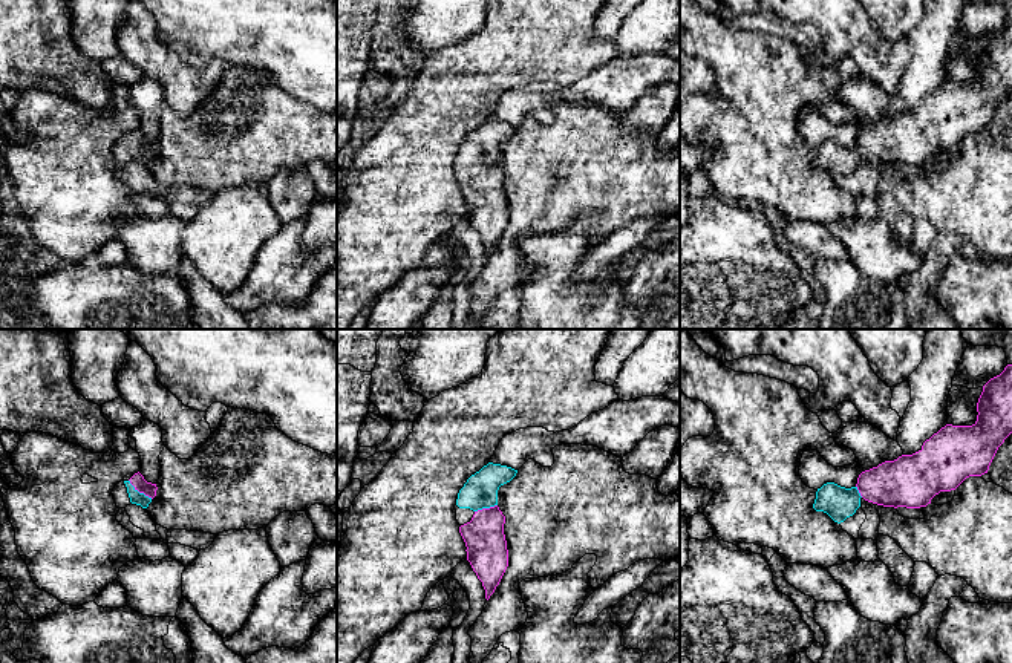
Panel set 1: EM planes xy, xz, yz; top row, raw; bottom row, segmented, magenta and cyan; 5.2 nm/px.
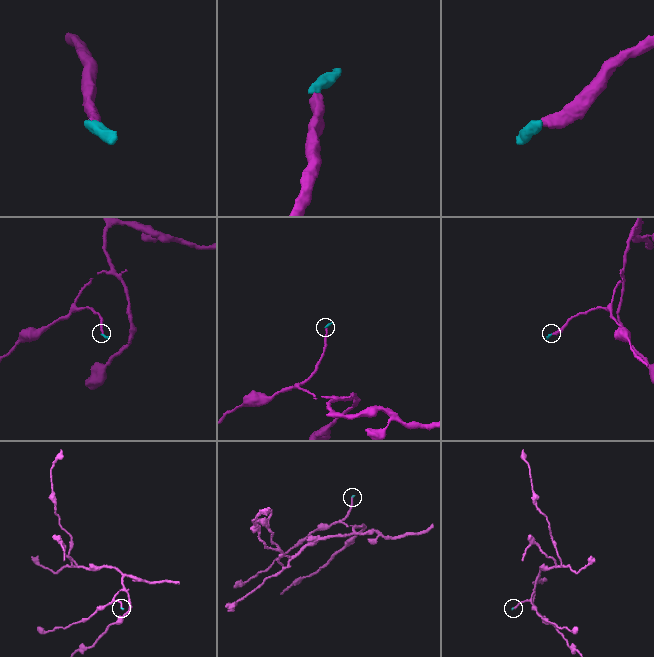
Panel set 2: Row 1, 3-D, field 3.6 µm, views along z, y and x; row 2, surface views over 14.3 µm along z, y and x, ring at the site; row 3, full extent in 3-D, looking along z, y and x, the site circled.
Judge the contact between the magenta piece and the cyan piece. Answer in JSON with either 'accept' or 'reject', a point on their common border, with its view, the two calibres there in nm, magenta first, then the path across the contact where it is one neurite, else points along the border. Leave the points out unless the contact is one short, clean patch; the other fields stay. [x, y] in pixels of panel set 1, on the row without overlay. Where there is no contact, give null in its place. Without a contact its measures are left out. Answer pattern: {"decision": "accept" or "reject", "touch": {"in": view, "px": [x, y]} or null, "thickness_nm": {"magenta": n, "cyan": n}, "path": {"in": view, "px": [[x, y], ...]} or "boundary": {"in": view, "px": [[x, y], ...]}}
{"decision": "accept", "touch": {"in": "xy", "px": [140, 149]}, "thickness_nm": {"magenta": 70, "cyan": 70}, "path": {"in": "xy", "px": [[138, 138], [140, 149], [135, 153]]}}

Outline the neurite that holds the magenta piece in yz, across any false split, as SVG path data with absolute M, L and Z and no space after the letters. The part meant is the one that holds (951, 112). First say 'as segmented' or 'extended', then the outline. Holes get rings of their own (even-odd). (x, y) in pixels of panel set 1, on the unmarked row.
extended; M1012 21L983 43L977 69L972 83L946 81L919 109L862 129L851 145L824 141L813 165L837 181L856 170L862 155L883 164L920 165L966 135L988 130L998 104L1012 90Z

